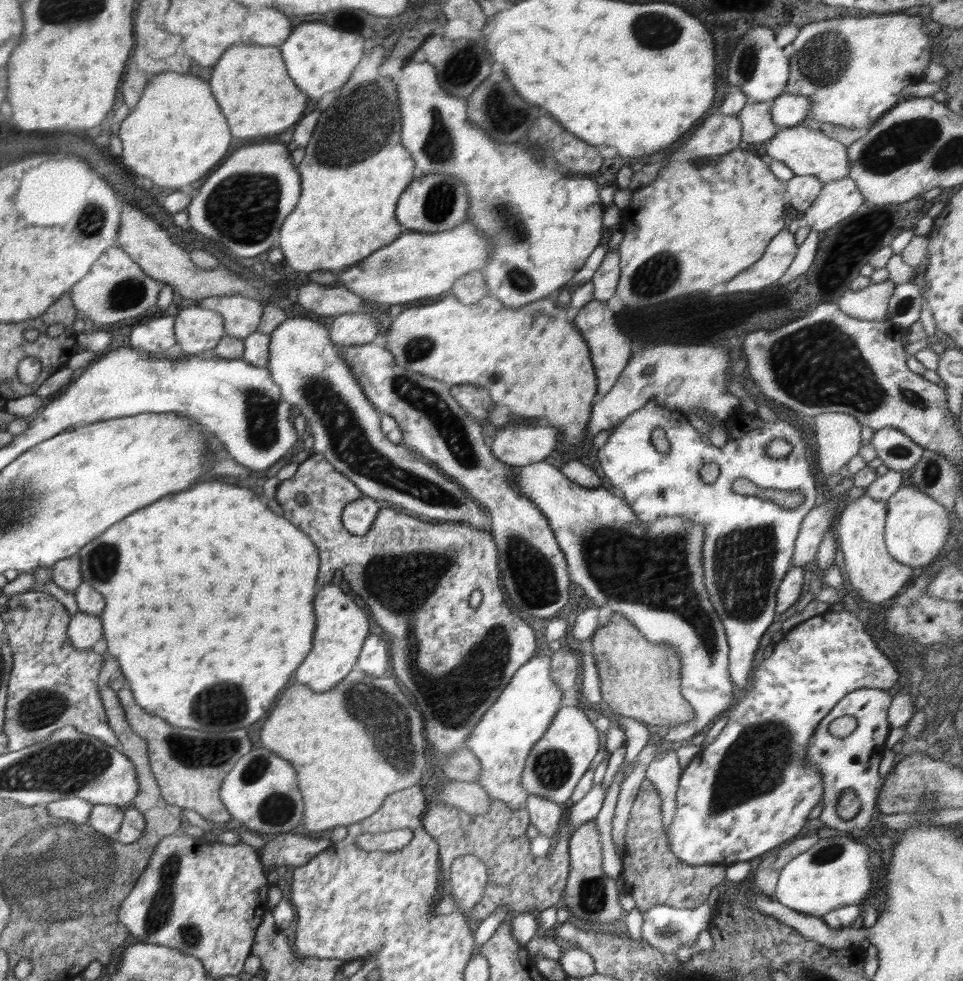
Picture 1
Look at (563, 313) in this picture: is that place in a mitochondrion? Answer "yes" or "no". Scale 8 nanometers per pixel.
no

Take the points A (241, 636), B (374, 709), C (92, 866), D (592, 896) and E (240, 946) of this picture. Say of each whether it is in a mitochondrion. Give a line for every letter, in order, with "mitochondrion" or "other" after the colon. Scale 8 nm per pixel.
A: other
B: mitochondrion
C: mitochondrion
D: mitochondrion
E: other

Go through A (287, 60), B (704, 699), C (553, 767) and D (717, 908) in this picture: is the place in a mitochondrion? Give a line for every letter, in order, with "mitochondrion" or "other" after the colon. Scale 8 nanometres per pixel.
A: other
B: other
C: mitochondrion
D: other

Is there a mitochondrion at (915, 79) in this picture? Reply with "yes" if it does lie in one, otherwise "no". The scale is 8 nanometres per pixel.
no

